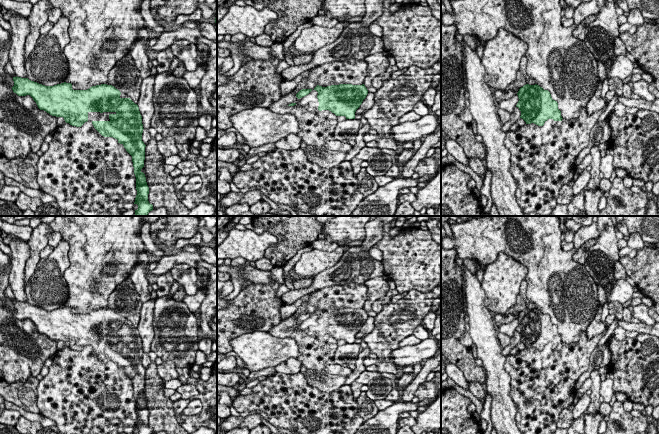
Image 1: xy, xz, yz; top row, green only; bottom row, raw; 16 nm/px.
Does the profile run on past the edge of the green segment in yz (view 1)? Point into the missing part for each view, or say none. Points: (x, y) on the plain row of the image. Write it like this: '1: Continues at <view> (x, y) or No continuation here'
1: No continuation here

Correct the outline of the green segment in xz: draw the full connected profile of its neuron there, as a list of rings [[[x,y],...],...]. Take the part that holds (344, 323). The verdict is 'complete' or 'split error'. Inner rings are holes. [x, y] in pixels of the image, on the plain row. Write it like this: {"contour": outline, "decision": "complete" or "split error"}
{"contour": [[[339,308],[322,311],[317,309],[318,334],[329,334],[336,340],[355,343],[355,336],[368,318],[364,308]]], "decision": "complete"}

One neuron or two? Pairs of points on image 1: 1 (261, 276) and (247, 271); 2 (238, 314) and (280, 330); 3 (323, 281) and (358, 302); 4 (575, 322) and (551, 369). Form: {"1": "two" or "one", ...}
{"1": "one", "2": "two", "3": "two", "4": "two"}

